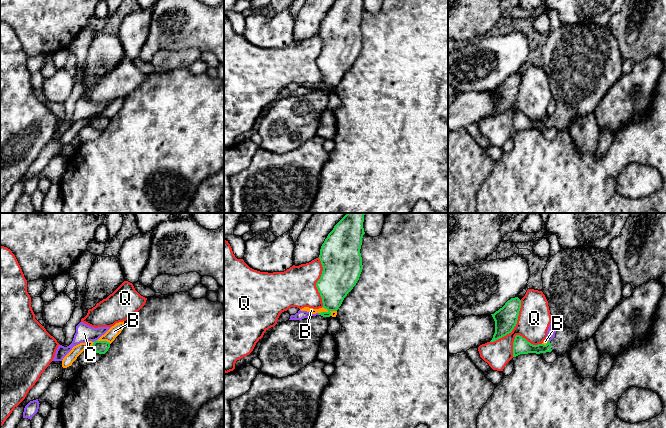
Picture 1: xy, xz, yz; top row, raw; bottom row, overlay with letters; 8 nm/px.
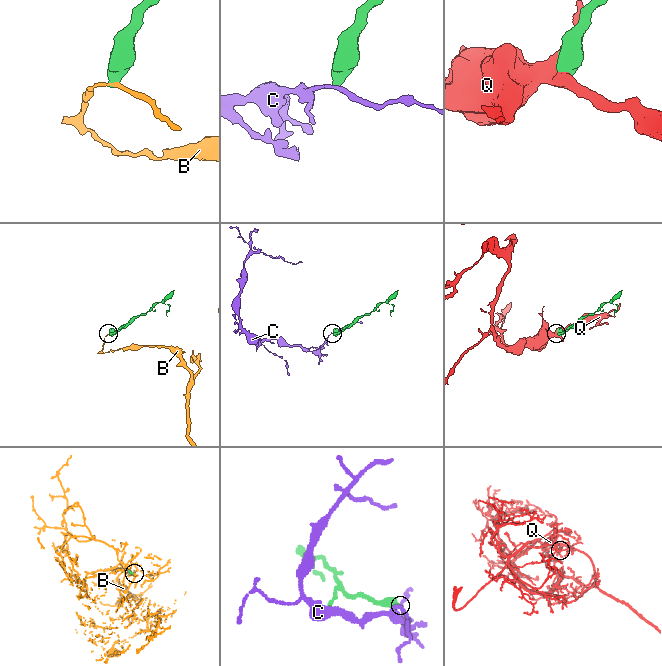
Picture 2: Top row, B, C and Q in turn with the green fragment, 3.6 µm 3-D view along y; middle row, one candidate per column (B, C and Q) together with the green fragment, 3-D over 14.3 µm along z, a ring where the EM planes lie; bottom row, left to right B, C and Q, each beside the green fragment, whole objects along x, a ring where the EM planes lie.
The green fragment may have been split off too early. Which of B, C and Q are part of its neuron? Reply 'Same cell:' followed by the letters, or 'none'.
Same cell: none

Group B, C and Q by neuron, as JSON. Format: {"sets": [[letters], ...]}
{"sets": [["B"], ["C"], ["Q"]]}

